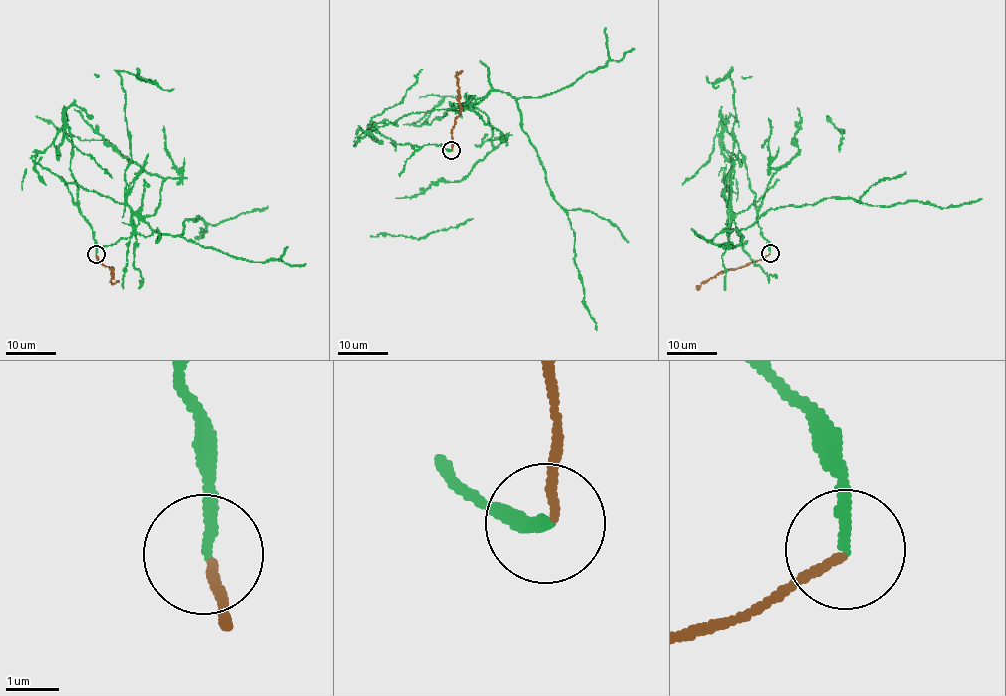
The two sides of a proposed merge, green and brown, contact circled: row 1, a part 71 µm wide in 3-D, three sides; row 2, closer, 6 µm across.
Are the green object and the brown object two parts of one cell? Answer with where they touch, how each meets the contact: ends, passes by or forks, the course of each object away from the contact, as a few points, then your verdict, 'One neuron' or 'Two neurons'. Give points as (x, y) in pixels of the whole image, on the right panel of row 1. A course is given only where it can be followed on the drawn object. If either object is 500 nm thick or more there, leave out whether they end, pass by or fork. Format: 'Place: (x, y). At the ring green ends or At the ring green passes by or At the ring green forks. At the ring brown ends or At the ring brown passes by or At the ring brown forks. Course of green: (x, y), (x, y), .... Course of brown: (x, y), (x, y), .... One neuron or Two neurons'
Place: (770, 253). At the ring green ends. At the ring brown ends. Course of green: (770, 253), (726, 130), (734, 166), (721, 194), (733, 217), (723, 231), (828, 198), (941, 208), (982, 198). Course of brown: (770, 254), (704, 281), (698, 288), (696, 285). Two neurons

